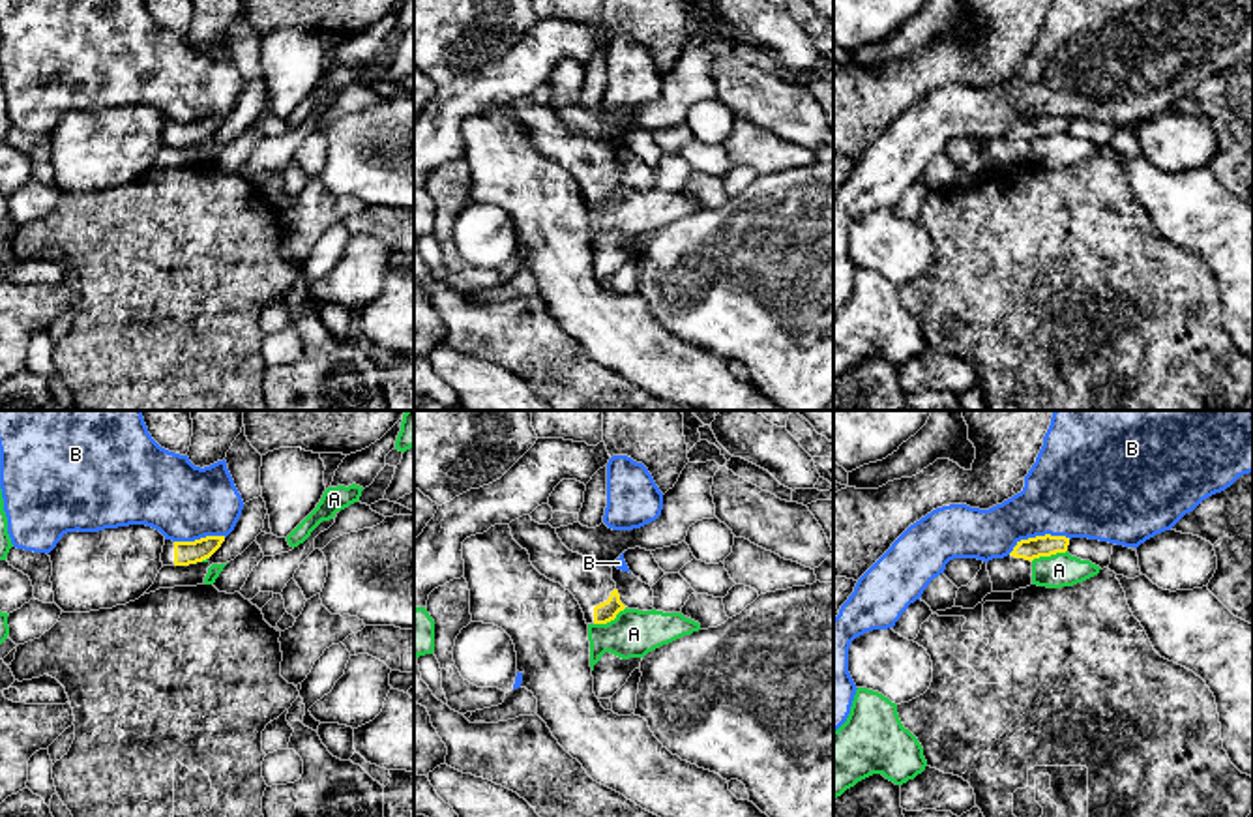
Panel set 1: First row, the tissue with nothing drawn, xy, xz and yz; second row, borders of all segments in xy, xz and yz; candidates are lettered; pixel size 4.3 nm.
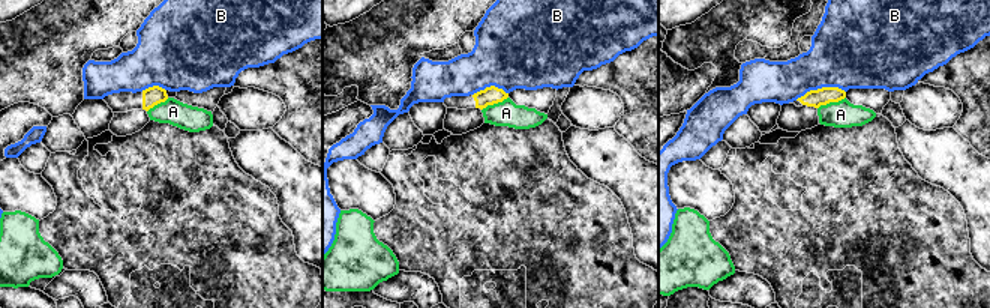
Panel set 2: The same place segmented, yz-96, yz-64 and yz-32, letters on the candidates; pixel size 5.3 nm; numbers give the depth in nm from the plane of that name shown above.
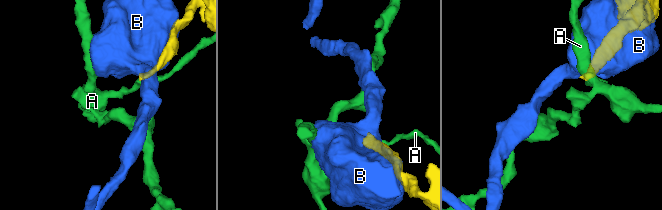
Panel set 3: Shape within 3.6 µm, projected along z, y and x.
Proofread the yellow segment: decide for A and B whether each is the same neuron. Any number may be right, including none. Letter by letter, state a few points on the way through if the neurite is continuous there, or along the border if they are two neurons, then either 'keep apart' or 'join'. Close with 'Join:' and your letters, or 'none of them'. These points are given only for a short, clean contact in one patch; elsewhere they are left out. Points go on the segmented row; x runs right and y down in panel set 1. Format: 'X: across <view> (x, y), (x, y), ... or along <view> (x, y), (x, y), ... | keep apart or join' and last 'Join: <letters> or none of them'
A: keep apart
B: keep apart
Join: none of them

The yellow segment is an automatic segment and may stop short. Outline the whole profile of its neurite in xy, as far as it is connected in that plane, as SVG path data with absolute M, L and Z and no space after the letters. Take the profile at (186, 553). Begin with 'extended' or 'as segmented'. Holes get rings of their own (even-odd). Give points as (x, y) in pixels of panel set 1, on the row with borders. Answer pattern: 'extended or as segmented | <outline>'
extended | M206 536L195 542L165 540L163 566L189 566L210 558L225 542L225 536Z

